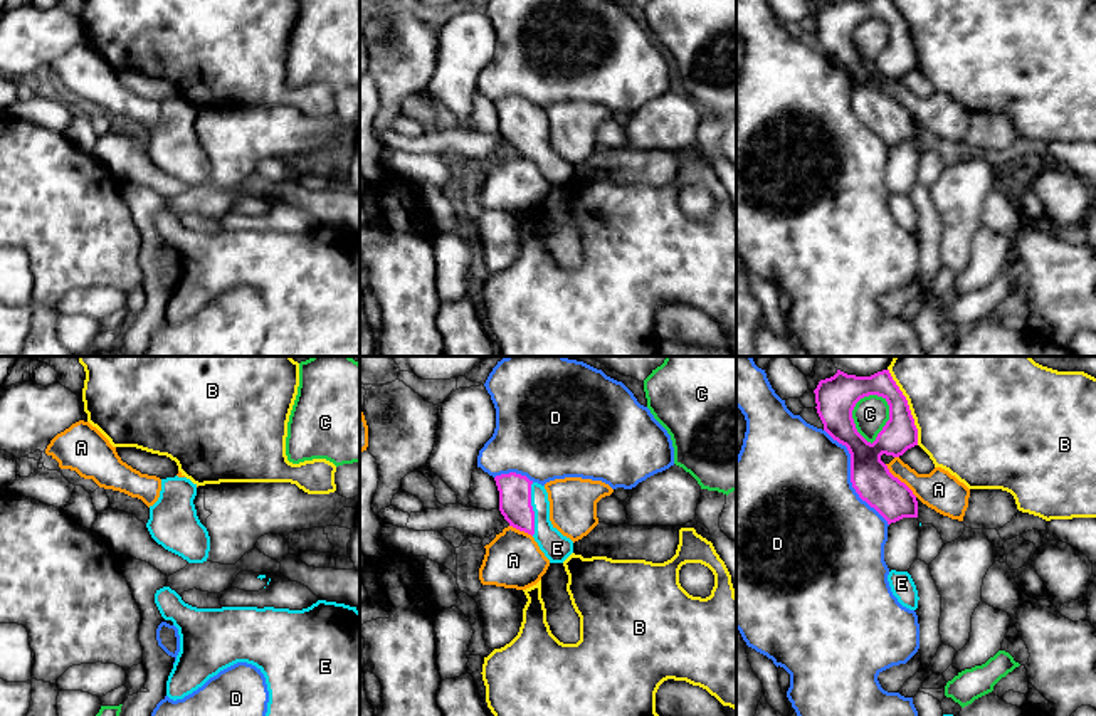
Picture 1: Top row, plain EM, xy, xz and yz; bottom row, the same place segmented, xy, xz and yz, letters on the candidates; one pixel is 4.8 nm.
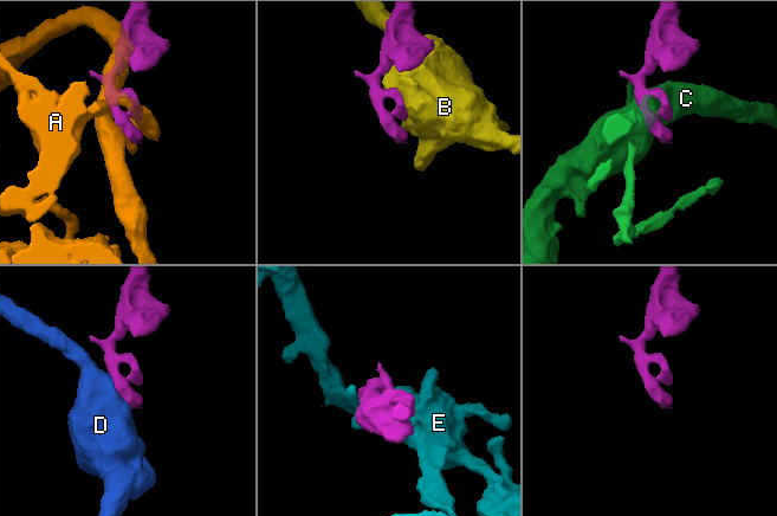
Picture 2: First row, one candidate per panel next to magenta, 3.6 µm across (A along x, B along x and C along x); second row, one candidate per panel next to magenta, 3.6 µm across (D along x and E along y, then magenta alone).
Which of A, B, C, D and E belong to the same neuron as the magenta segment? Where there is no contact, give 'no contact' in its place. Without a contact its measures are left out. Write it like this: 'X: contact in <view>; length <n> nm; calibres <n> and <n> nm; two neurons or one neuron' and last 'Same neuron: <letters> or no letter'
A: contact in yz; length 220 nm; calibres 190 and 190 nm; two neurons
B: contact in yz; length 360 nm; calibres 160 and 420 nm; two neurons
C: contact in yz; length 240 nm; calibres 160 and 160 nm; two neurons
D: contact in yz; length 550 nm; calibres 190 and 500 nm; two neurons
E: contact in xz; length 260 nm; calibres 160 and 140 nm; one neuron
Same neuron: E

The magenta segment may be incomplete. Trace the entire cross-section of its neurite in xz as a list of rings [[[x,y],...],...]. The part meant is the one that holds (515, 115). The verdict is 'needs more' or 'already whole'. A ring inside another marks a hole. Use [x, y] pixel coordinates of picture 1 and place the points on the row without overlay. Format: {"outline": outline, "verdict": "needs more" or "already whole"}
{"outline": [[[516,96],[496,99],[494,104],[499,134],[509,150],[531,158],[550,187],[563,187],[573,176],[573,165],[551,148],[545,109]]], "verdict": "needs more"}

